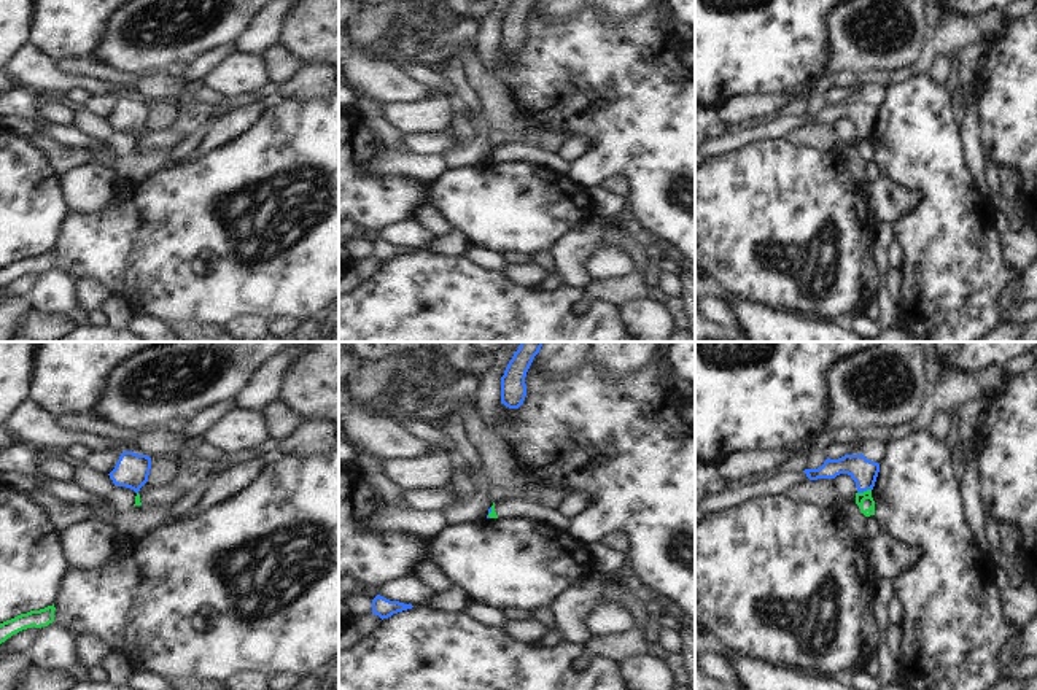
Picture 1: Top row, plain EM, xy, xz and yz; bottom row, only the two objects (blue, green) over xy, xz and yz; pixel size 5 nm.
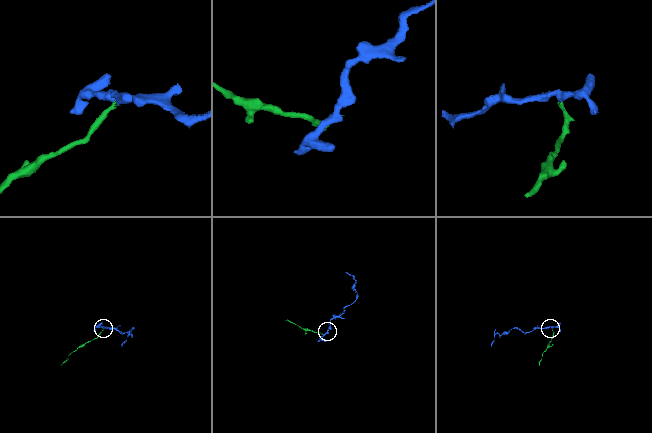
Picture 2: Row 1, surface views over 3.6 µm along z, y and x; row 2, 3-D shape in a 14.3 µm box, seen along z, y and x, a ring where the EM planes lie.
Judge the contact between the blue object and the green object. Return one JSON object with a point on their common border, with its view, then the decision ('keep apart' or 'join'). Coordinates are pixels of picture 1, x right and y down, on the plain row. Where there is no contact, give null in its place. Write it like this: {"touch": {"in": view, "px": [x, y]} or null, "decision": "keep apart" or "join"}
{"touch": {"in": "yz", "px": [864, 134]}, "decision": "keep apart"}

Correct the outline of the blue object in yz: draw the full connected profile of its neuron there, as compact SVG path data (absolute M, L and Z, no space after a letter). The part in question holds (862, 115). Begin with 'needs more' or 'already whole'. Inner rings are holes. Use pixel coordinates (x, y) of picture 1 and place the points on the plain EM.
already whole; M862 97L845 99L838 103L827 102L821 111L805 113L803 116L810 124L835 122L840 118L848 118L856 126L857 137L864 137L873 134L880 108L867 103Z

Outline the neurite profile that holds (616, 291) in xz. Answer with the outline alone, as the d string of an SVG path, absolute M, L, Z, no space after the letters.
M638 272L611 280L592 280L584 288L584 296L574 304L574 312L581 315L595 302L608 302L620 308L625 302L646 297L644 277Z

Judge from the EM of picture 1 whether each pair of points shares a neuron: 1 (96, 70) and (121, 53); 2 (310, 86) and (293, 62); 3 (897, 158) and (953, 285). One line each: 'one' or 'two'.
1: two
2: two
3: one

